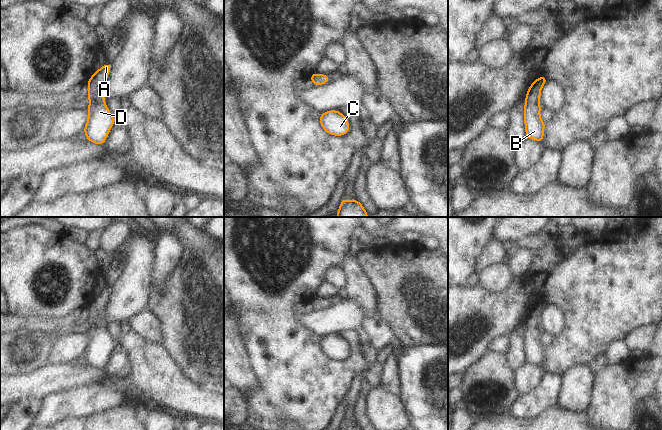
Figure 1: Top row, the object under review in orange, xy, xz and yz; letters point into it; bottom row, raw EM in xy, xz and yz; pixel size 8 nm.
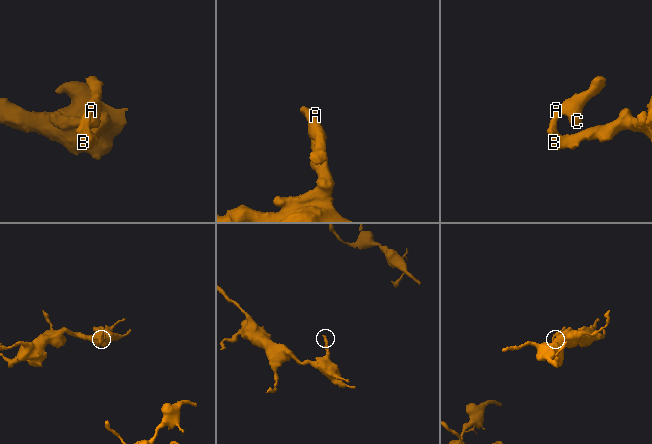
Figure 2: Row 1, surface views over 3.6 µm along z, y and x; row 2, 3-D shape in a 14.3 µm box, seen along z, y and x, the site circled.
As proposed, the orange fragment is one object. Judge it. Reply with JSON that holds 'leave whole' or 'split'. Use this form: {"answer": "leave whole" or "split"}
{"answer": "leave whole"}

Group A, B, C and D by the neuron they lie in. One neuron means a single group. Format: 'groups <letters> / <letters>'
groups A B C D

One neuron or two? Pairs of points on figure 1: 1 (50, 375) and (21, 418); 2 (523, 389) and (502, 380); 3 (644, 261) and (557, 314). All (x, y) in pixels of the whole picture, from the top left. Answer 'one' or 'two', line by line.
1: two
2: two
3: two

